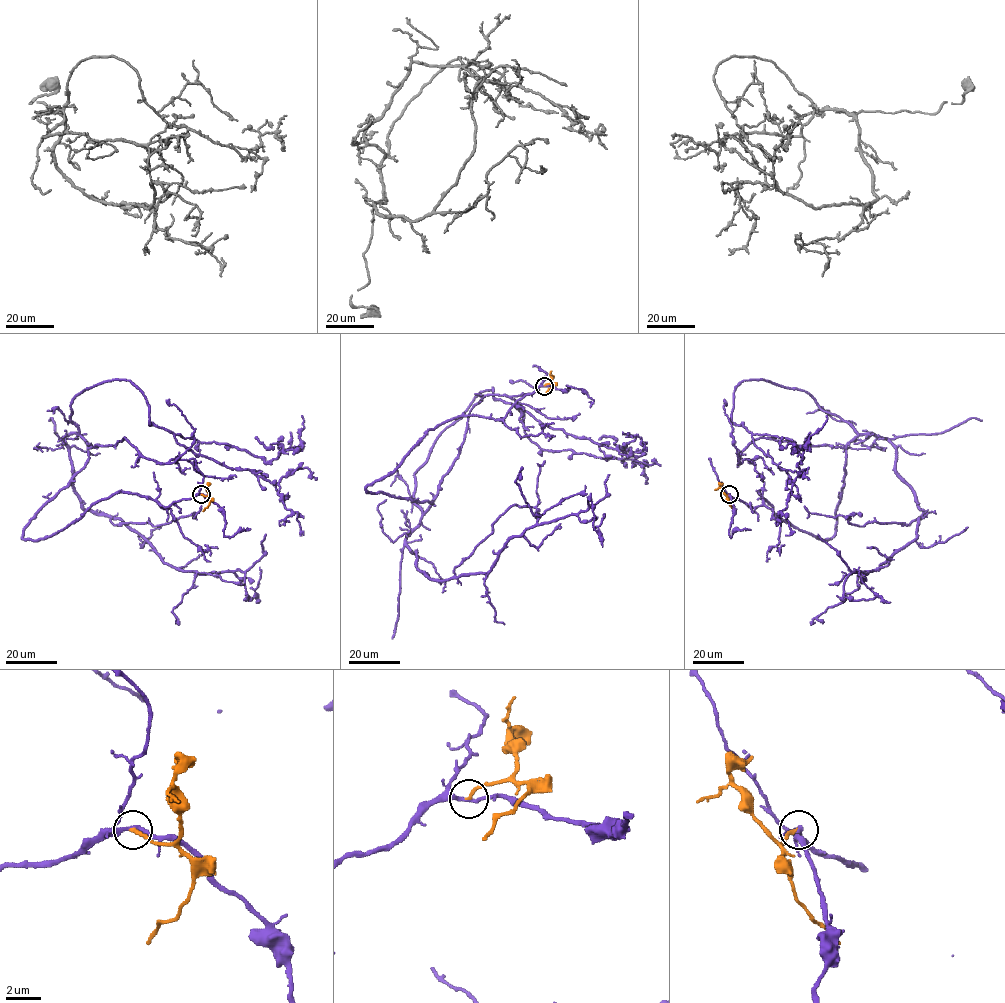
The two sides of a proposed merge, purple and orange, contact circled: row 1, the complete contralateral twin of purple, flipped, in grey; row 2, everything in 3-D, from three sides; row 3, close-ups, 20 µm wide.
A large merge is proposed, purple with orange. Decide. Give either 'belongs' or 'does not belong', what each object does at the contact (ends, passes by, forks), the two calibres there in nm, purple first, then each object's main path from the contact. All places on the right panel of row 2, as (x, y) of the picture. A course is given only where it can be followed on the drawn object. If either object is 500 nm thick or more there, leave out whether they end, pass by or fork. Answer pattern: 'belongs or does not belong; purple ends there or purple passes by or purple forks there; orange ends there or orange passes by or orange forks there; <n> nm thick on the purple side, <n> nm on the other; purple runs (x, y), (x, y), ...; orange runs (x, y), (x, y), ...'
does not belong; purple passes by; orange ends there; 220 nm thick on the purple side, 200 nm on the other; purple runs (729, 493), (831, 537), (858, 433), (763, 380), (736, 388), (731, 420), (801, 462), (826, 415); orange runs (729, 494), (728, 502), (736, 511)

